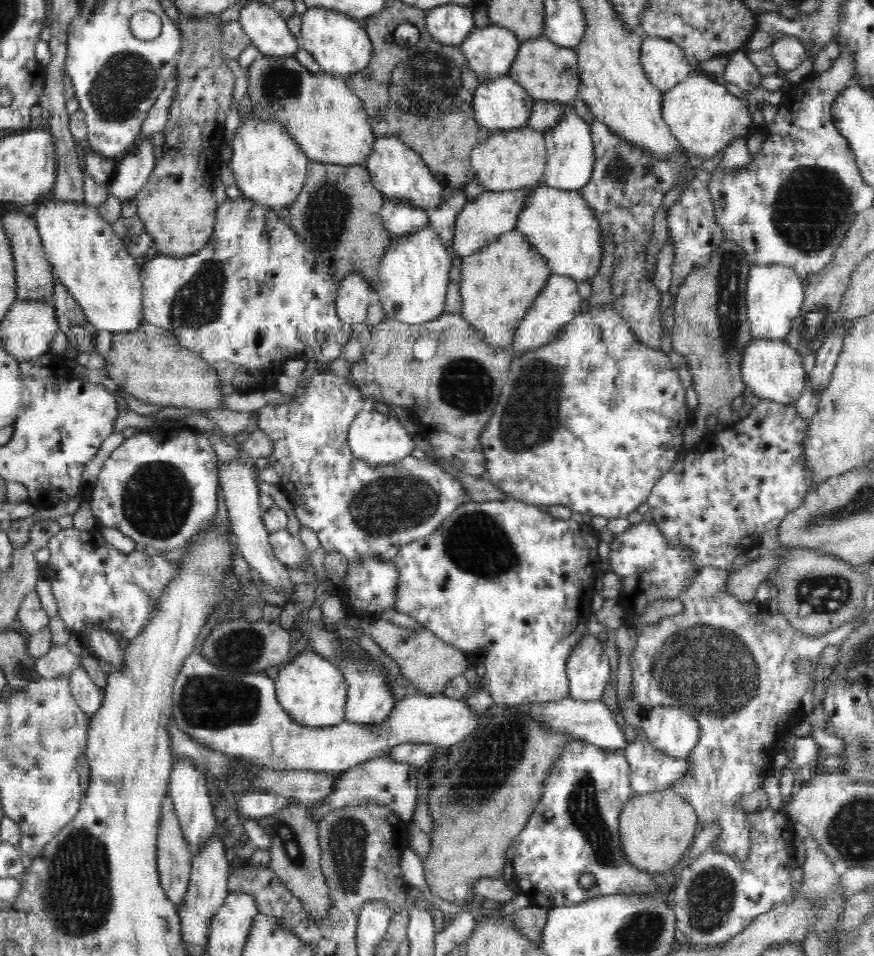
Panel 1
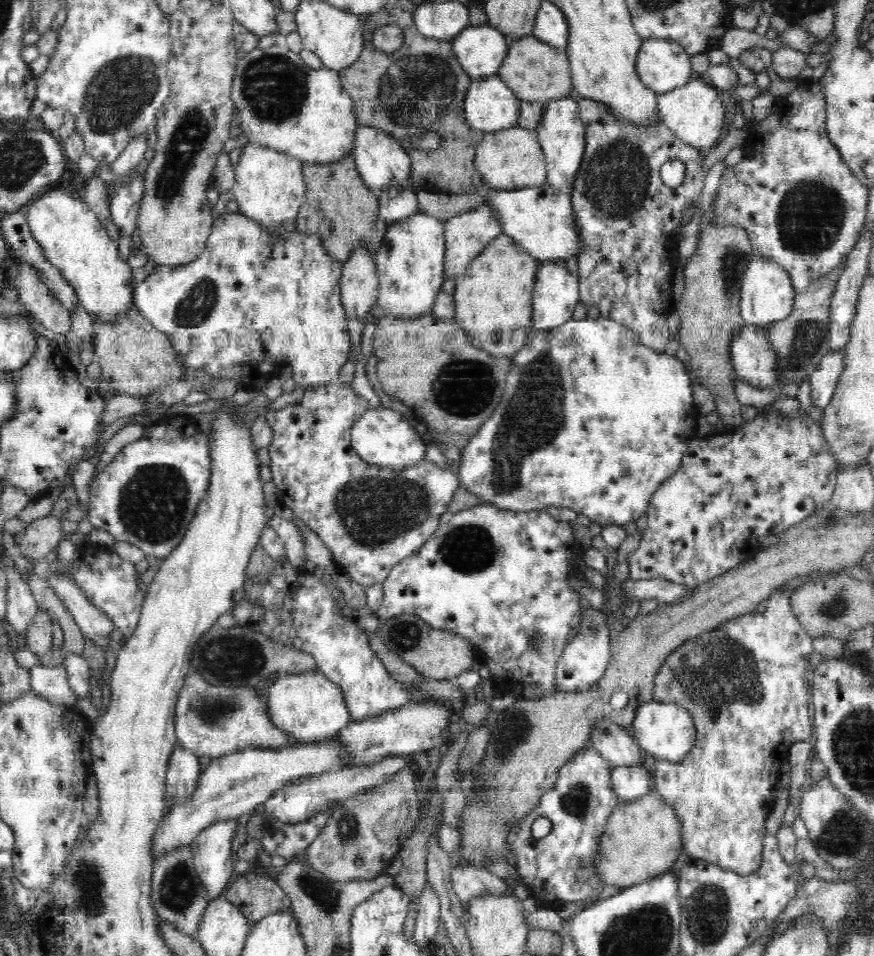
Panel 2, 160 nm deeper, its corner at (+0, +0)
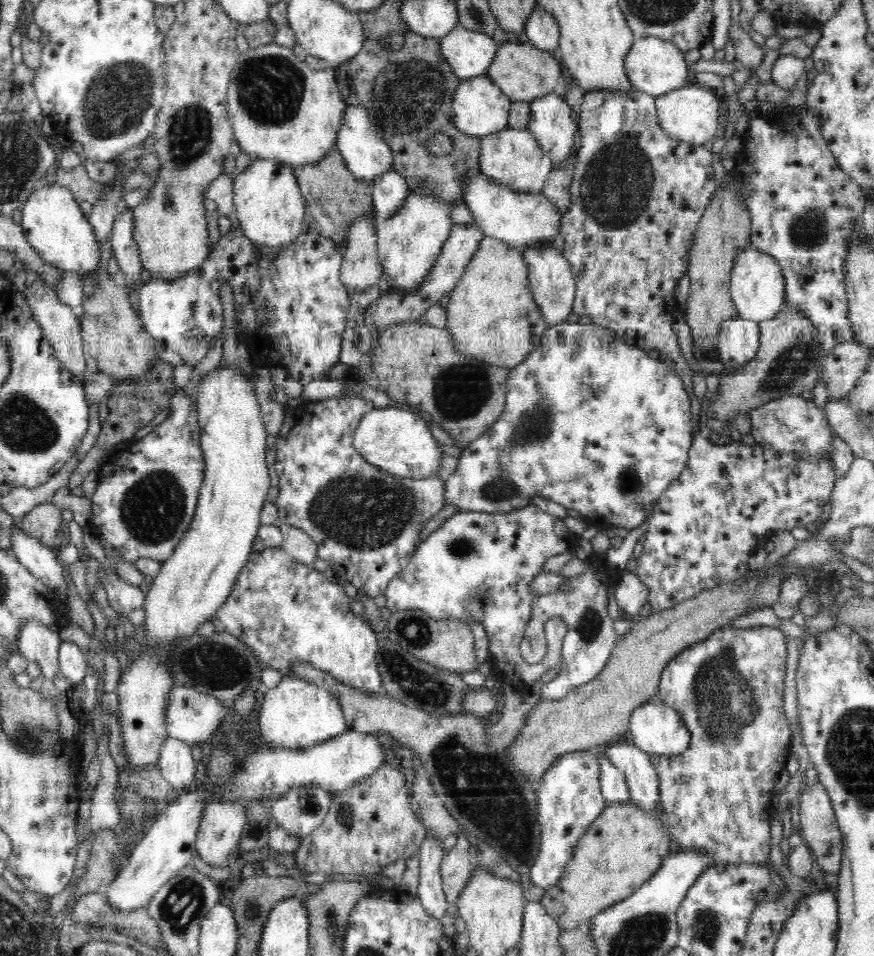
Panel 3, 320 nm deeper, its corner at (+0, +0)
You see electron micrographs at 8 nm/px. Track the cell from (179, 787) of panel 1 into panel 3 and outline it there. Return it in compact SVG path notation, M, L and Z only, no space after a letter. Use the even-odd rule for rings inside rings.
M168 737L160 747L157 768L171 784L175 794L192 780L199 780L200 766L192 756L191 746L176 737Z

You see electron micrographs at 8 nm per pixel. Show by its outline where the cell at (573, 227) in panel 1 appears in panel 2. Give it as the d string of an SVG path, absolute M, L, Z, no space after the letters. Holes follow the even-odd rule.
M547 182L510 192L495 192L489 189L486 204L490 205L493 215L499 218L501 232L511 236L528 254L540 261L566 264L566 258L577 256L581 249L572 197L567 190L552 188Z

